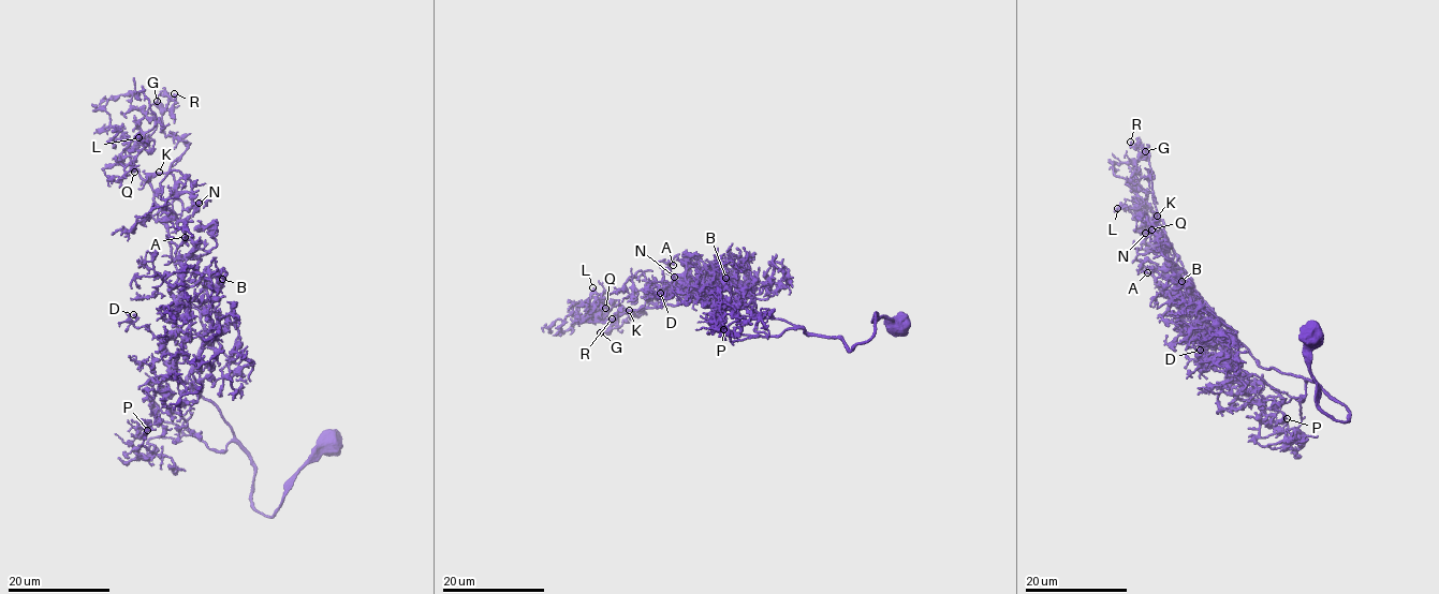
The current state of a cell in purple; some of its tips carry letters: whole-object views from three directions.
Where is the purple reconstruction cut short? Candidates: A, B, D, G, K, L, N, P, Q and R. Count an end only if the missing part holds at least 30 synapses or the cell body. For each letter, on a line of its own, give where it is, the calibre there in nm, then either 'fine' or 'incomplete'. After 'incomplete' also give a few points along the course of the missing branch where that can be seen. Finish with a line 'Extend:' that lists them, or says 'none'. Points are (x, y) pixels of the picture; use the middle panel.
A: place (673, 265); calibre 240 nm; fine
B: place (725, 278); calibre 480 nm; fine
D: place (660, 293); calibre 400 nm; fine
G: place (600, 332); calibre 400 nm; fine
K: place (629, 310); calibre 260 nm; incomplete; course (629, 310), (635, 308), (640, 296), (647, 294)
L: place (592, 287); calibre 240 nm; fine
N: place (674, 277); calibre 260 nm; fine
P: place (723, 329); calibre 240 nm; fine
Q: place (605, 308); calibre 480 nm; fine
R: place (612, 318); calibre 190 nm; fine
Extend: K

